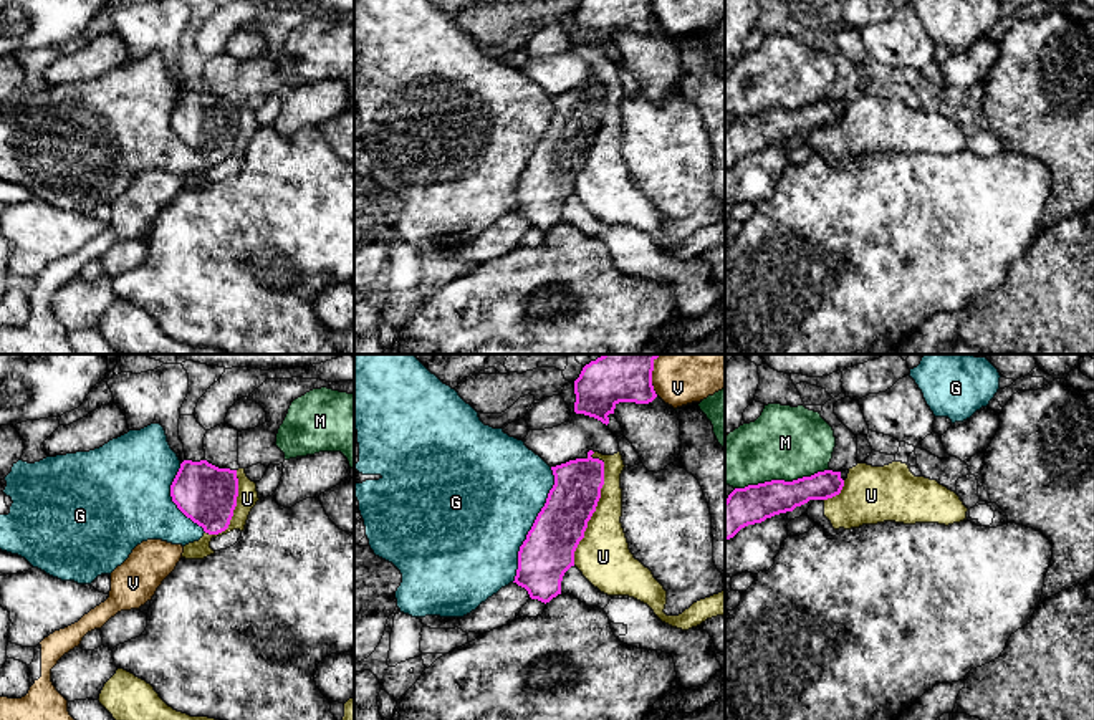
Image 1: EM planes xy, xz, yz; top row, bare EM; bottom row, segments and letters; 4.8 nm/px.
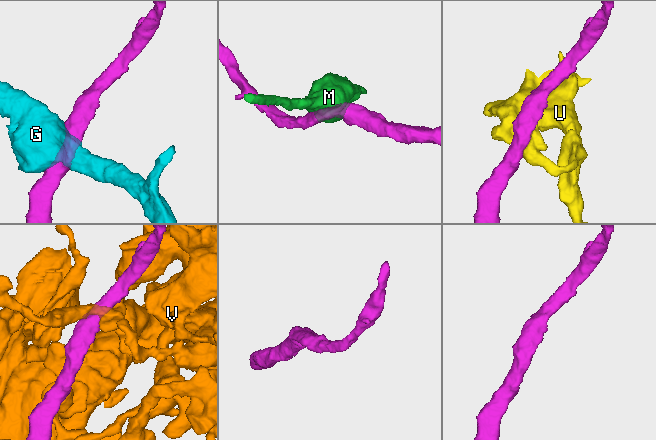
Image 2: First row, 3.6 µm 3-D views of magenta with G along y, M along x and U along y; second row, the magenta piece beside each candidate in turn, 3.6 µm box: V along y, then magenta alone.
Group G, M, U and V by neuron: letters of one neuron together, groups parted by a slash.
G / M / U / V

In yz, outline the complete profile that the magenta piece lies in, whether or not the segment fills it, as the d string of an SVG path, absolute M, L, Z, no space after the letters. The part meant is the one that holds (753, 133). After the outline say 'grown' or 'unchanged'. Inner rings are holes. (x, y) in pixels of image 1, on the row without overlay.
M824 99L793 111L771 109L735 118L725 129L725 169L741 157L793 141L809 129L828 129L841 122L841 101Z; unchanged

